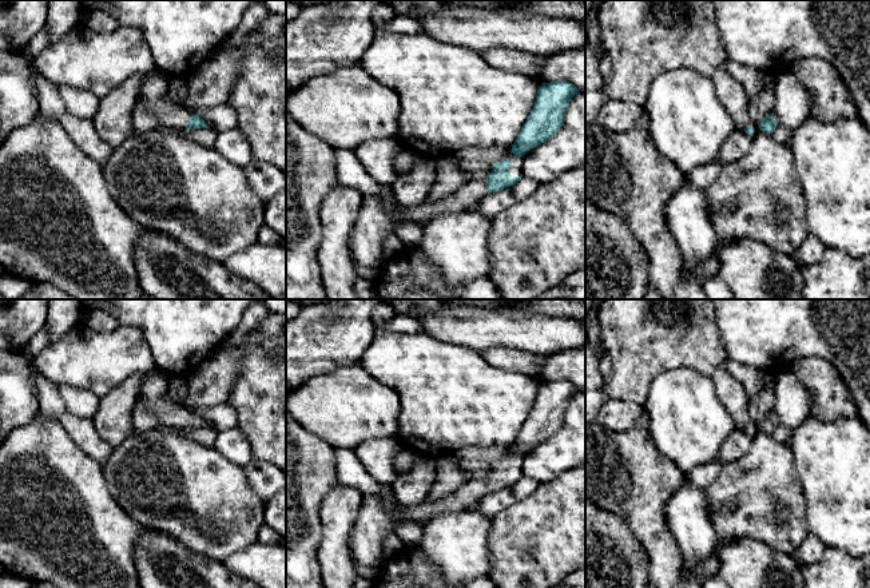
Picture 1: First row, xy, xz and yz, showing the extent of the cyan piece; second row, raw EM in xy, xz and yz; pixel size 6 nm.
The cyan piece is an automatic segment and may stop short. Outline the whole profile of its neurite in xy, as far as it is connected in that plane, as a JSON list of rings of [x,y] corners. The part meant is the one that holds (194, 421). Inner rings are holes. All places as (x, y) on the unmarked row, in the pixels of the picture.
[[[156,368],[143,380],[136,401],[155,413],[159,422],[168,428],[210,428],[200,416],[191,413],[182,405],[167,401],[168,381],[170,376]]]

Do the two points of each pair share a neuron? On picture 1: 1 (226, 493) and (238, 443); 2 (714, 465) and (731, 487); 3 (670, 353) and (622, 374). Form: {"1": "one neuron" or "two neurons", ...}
{"1": "two neurons", "2": "two neurons", "3": "one neuron"}

